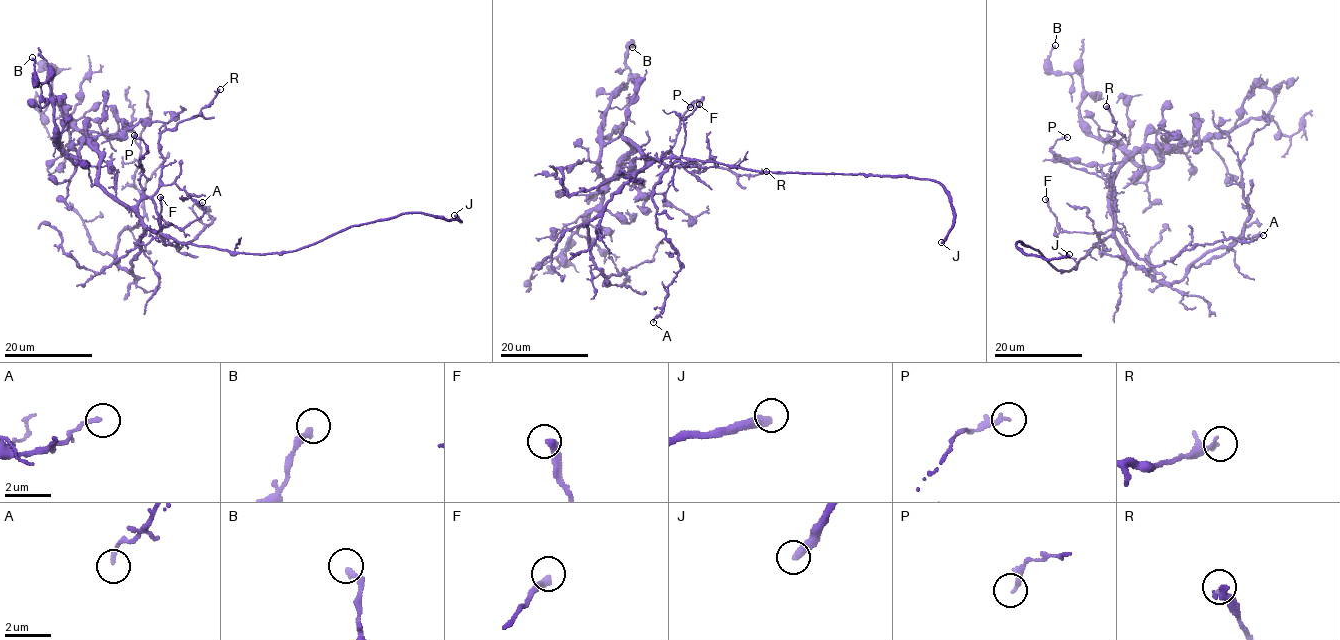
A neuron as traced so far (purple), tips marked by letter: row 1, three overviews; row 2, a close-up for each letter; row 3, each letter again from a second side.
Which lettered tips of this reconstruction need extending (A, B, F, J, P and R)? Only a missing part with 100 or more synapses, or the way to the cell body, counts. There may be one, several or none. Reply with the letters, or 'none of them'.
J

